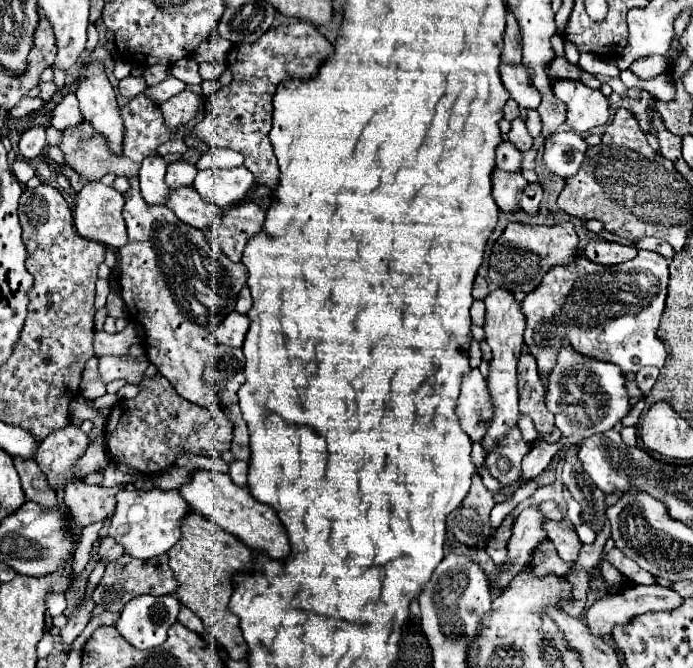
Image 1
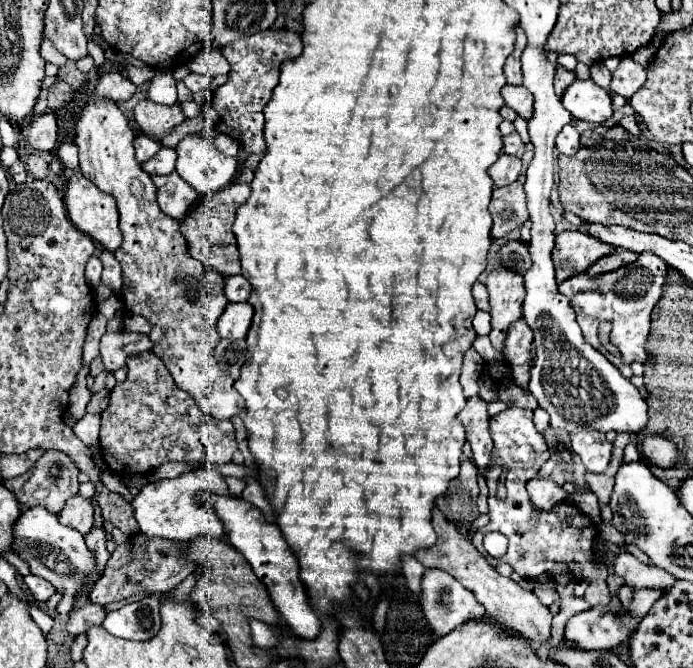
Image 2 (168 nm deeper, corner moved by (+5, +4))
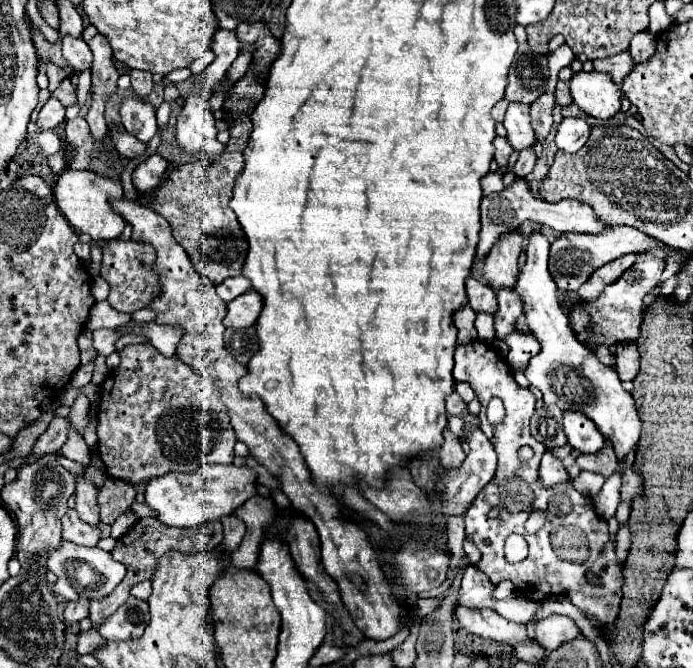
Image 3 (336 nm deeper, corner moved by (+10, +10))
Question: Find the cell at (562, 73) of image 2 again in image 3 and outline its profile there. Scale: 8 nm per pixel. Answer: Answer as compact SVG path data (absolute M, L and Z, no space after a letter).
M572 73L560 75L560 79L558 79L555 99L556 103L558 103L560 107L568 107L568 105L572 105L572 95L570 95L570 79L572 79Z

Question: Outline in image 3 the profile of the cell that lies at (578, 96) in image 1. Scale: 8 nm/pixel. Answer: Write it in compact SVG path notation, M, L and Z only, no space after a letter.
M580 71L570 81L574 103L596 119L612 119L622 105L622 89L612 77L598 71Z

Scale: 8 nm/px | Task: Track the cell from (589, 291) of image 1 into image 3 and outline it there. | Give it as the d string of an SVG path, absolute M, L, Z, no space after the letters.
M640 253L636 257L636 263L620 277L620 281L608 285L598 299L582 301L576 293L566 293L570 297L568 319L578 341L584 343L588 349L594 349L598 343L616 345L622 341L636 341L636 337L640 335L640 323L642 323L640 315L644 297L658 287L662 271L664 271L662 257L654 253Z

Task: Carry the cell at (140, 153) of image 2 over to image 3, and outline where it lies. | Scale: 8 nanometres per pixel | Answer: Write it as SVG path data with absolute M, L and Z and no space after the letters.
M122 99L120 101L120 117L126 131L140 141L148 143L158 131L156 125L156 107L144 99Z

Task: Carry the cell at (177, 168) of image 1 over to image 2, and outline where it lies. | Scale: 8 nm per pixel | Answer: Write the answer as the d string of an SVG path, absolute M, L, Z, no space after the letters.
M161 149L153 159L149 159L143 169L155 177L155 175L169 175L175 171L175 163L177 163L177 153L175 149Z

